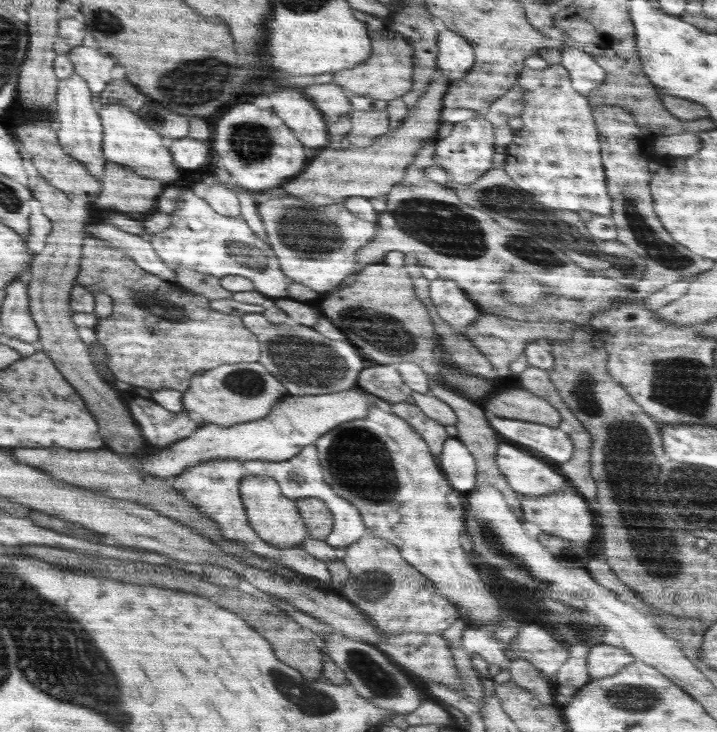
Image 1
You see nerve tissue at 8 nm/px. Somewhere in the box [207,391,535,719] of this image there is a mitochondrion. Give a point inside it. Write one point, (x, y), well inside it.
(359, 462)

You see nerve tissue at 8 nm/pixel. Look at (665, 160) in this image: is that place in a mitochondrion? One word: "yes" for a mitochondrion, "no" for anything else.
no

